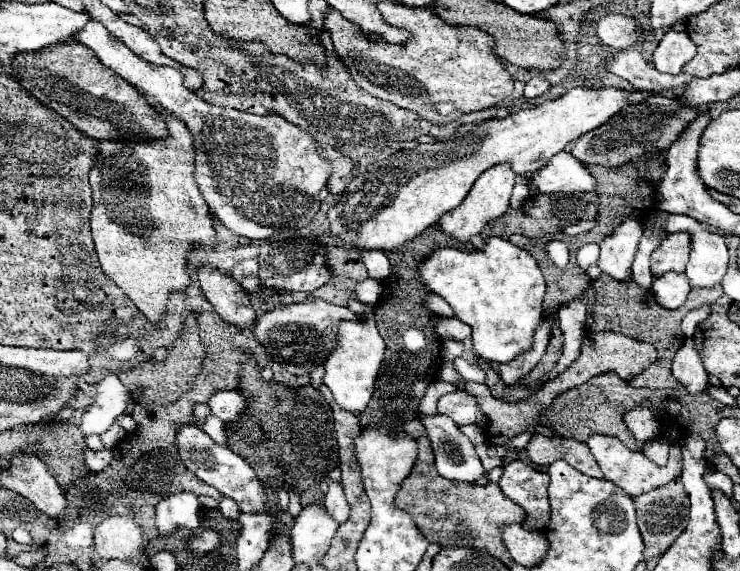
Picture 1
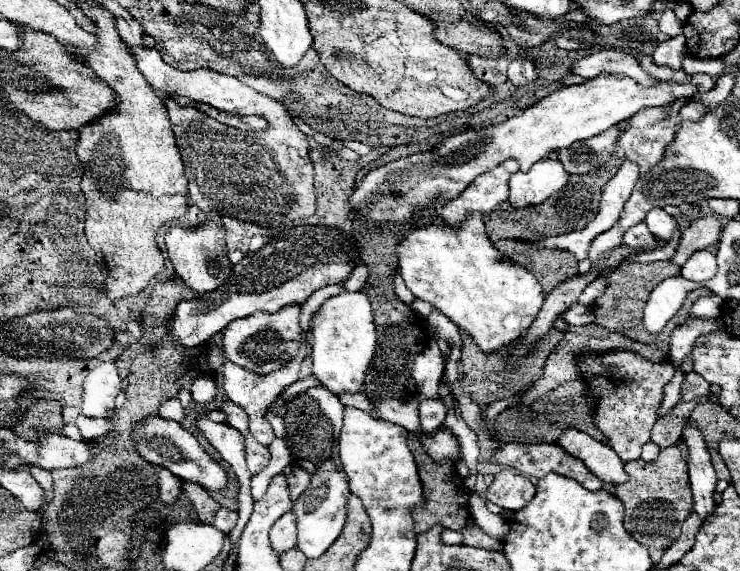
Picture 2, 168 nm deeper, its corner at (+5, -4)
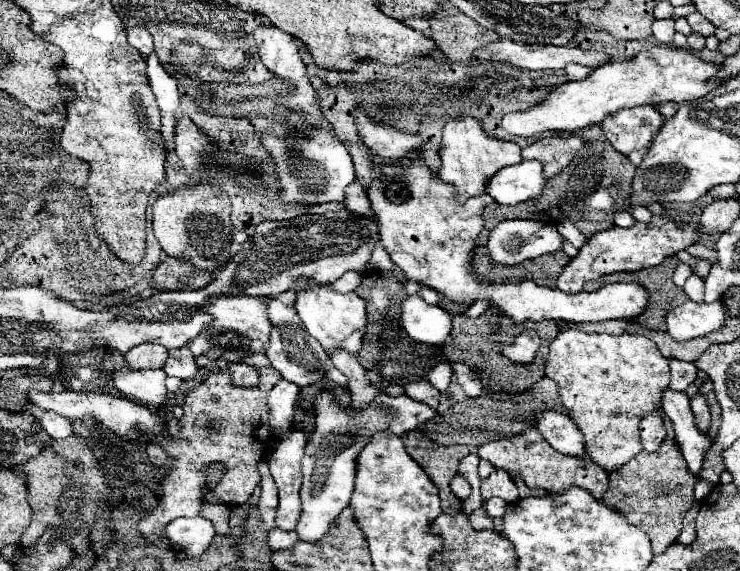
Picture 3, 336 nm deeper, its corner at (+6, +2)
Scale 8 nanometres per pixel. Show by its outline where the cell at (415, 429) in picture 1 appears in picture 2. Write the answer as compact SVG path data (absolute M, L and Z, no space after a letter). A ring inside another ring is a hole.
M346 392L344 395L338 396L339 400L344 406L352 406L369 413L373 418L379 420L371 401L367 399L366 395L362 392L350 393Z

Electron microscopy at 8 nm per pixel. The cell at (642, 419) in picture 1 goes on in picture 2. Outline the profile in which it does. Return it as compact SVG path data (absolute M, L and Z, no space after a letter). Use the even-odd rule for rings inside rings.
M621 348L579 356L579 366L593 392L595 426L623 462L639 460L641 446L651 440L651 428L663 402L663 386L673 378L675 368L669 362L649 362L637 352Z

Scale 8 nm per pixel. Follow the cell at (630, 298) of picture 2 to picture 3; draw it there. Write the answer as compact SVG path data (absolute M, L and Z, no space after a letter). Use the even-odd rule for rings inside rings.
M668 256L662 264L652 266L652 268L644 268L644 270L640 270L640 272L616 272L616 274L608 274L608 276L596 278L596 280L584 284L584 290L596 292L596 290L600 290L602 286L606 286L606 284L610 284L610 282L634 282L634 284L640 284L640 286L644 286L644 290L648 292L648 308L646 308L640 316L636 316L634 322L640 324L642 328L648 328L648 330L666 330L666 320L664 320L664 318L666 318L668 310L672 310L672 308L676 308L678 304L690 300L688 294L684 292L684 288L680 288L680 286L676 286L676 284L672 282L672 274L674 274L678 262L680 262L678 256Z

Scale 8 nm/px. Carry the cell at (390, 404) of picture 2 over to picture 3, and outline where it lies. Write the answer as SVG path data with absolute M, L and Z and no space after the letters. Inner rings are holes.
M340 352L340 354L332 354L332 362L348 378L348 388L352 396L348 408L364 410L380 394L380 388L370 382L368 372L360 366L358 358L348 358L348 354Z

